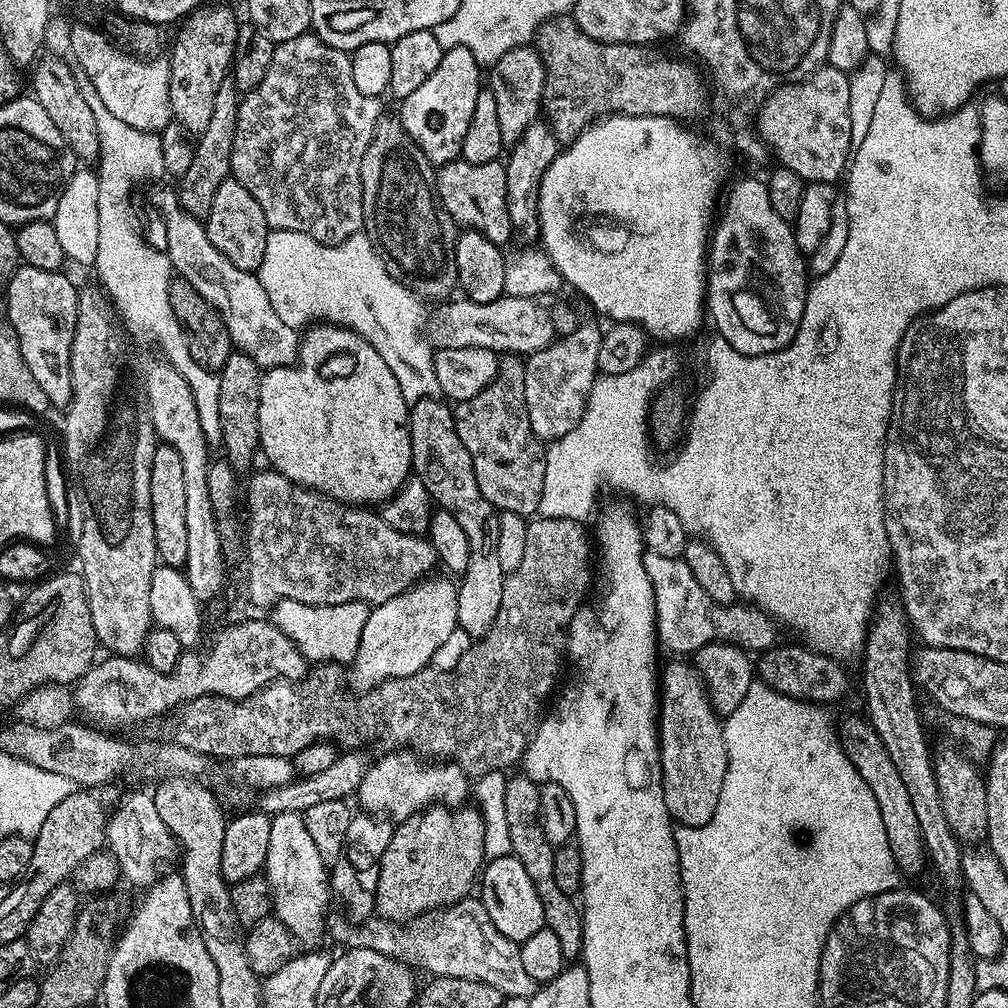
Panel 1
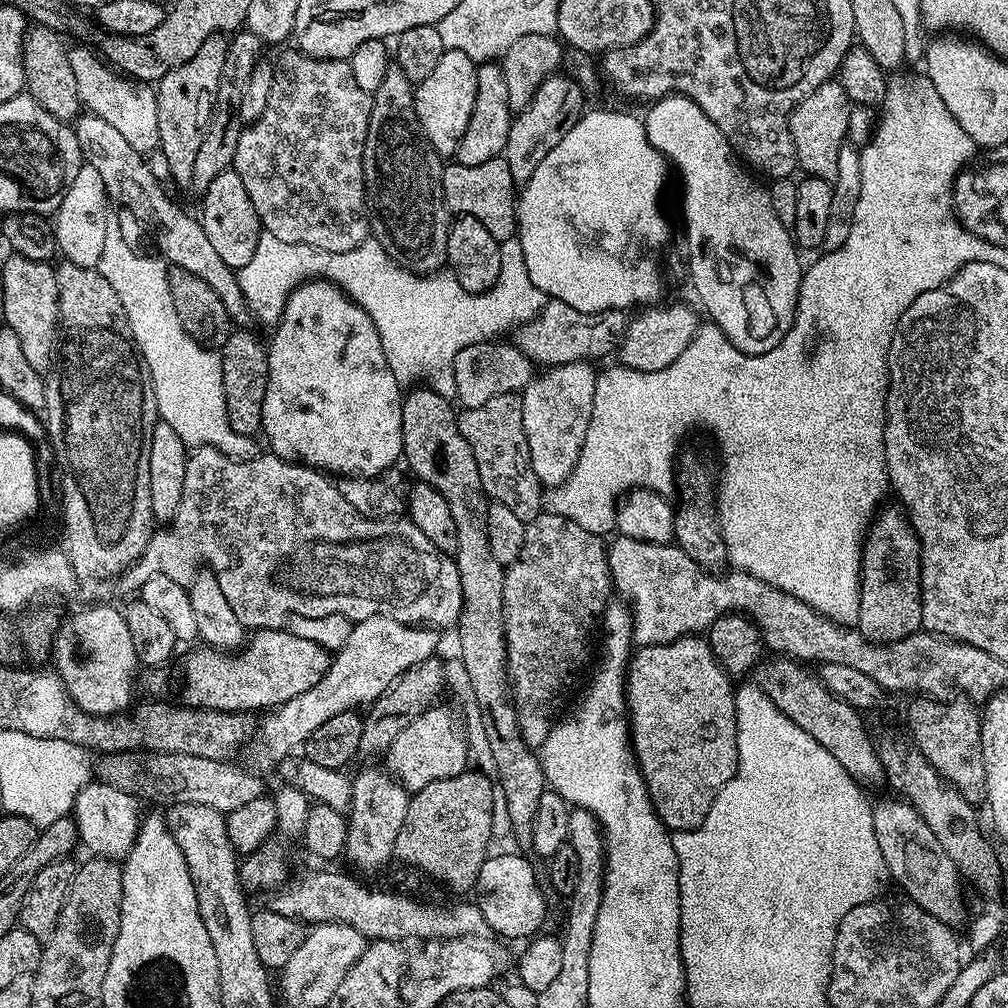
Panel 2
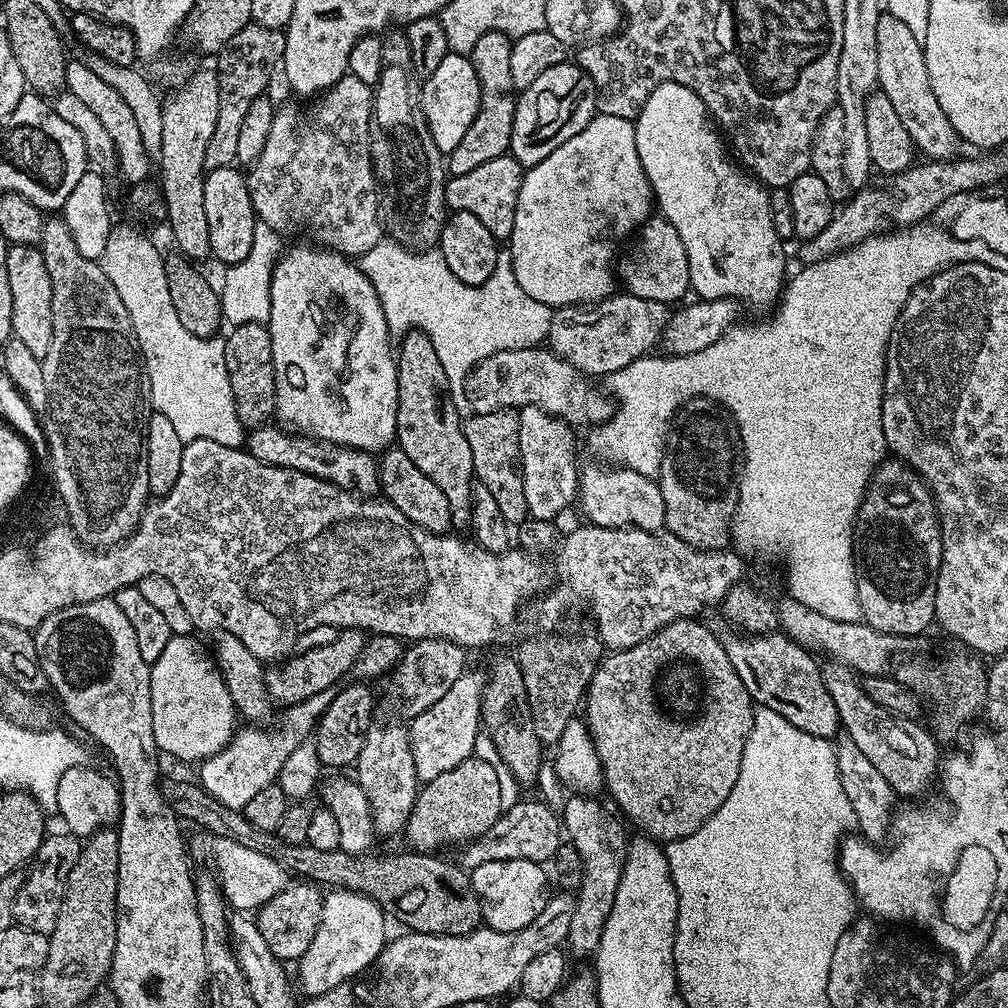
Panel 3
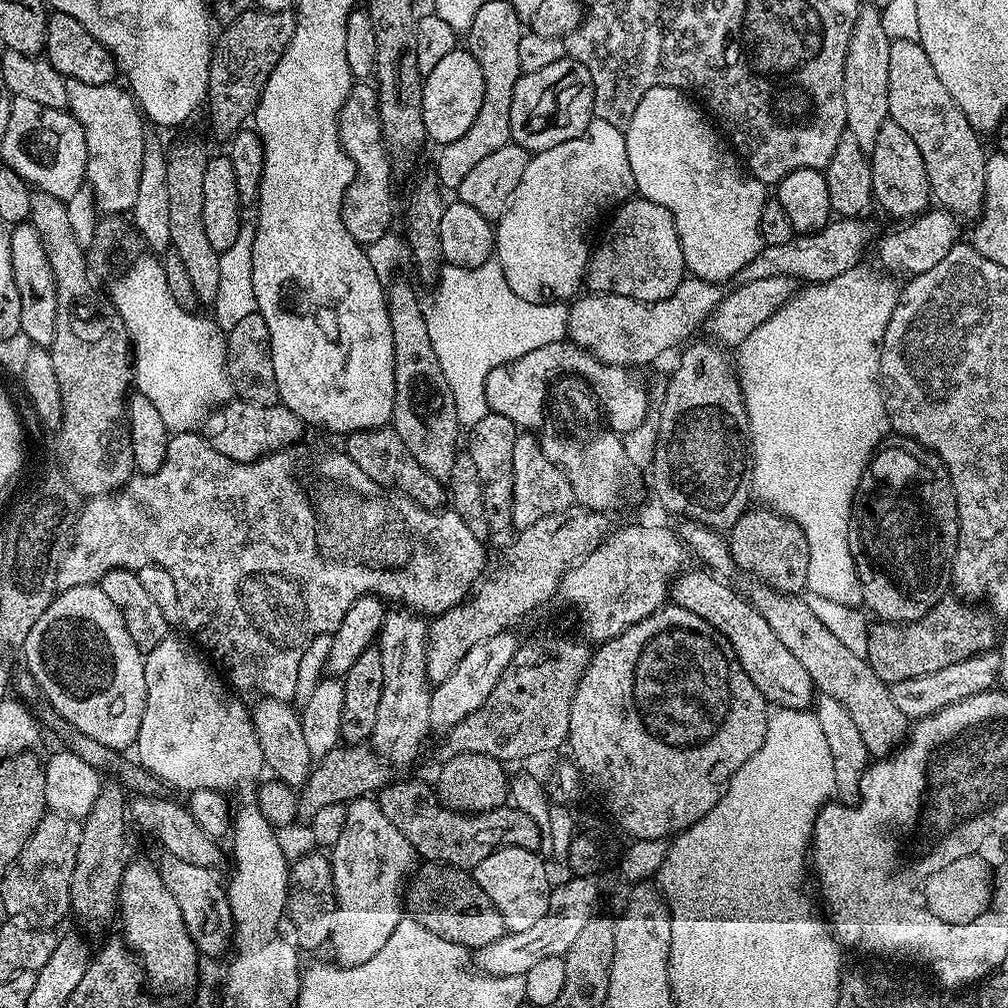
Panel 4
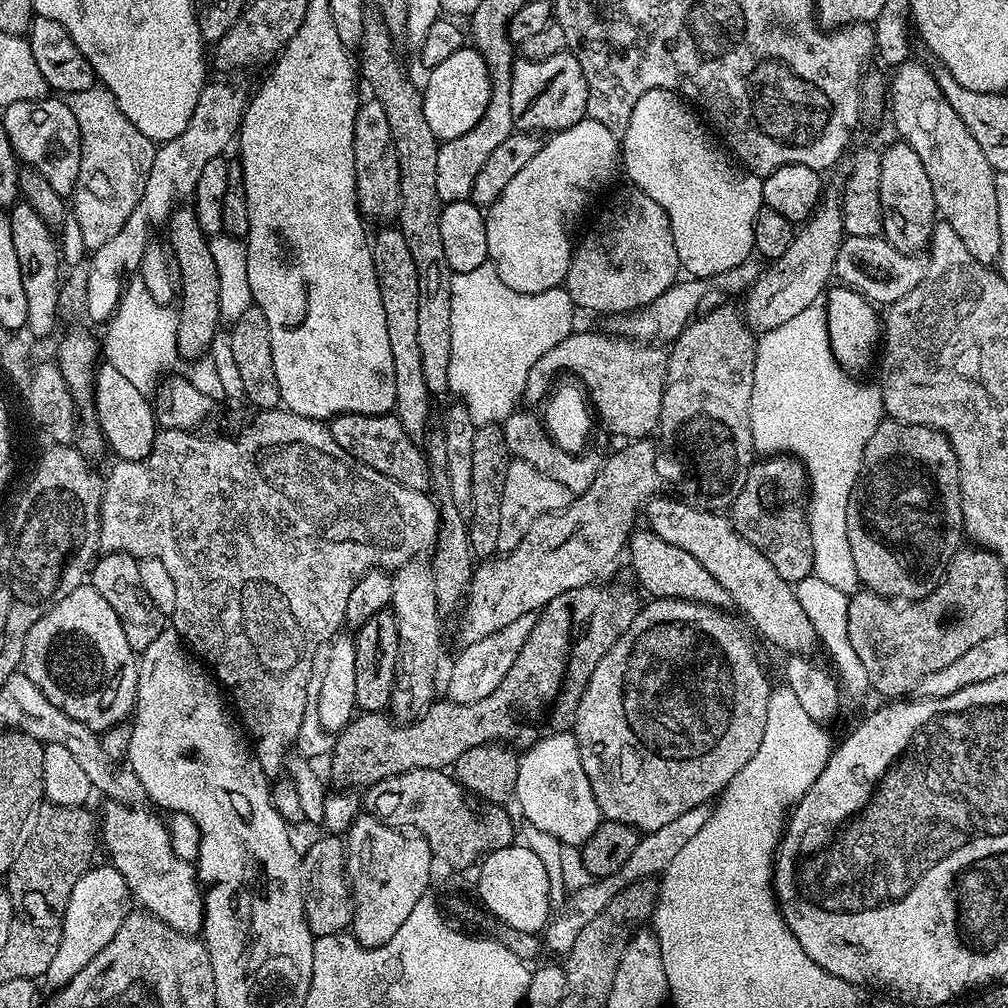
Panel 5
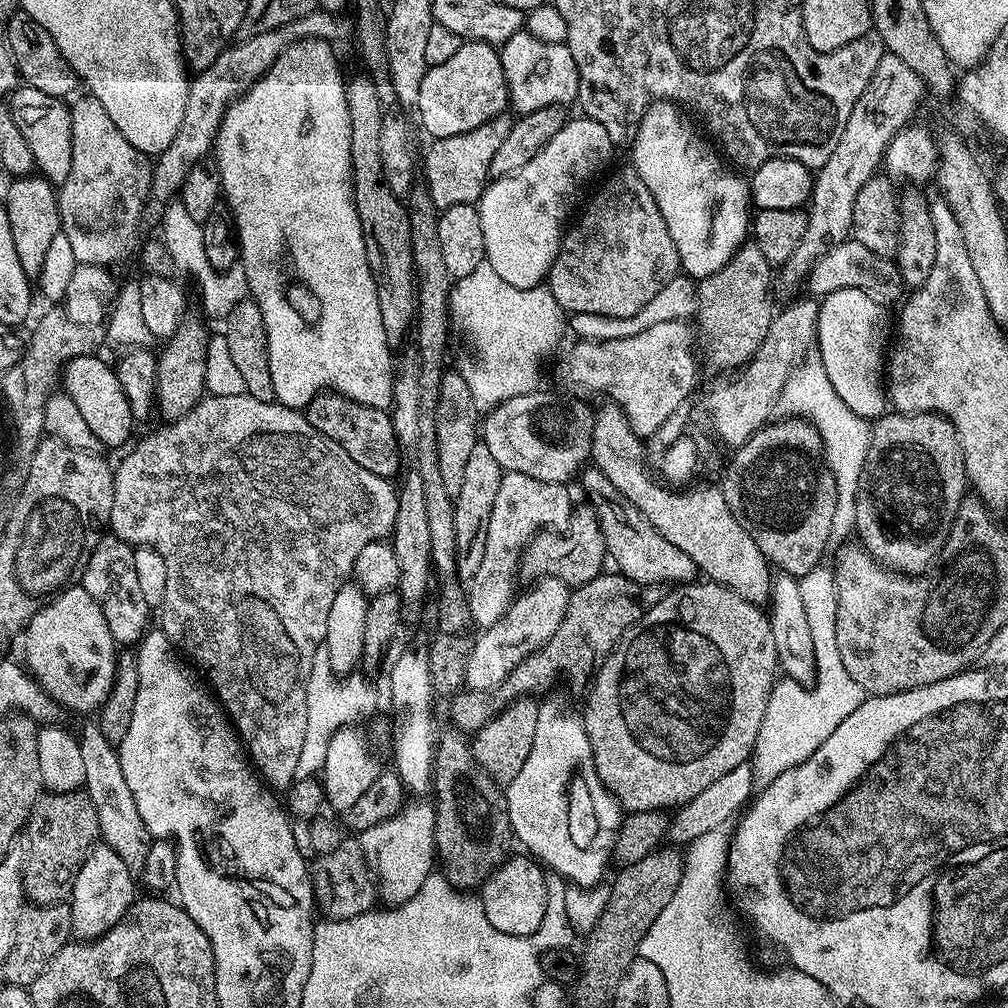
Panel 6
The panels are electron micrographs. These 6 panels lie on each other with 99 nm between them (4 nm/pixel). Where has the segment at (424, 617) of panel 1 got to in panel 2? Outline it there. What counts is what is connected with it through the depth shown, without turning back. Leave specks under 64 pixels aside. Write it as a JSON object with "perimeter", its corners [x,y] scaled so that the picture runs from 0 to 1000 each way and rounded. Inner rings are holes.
{"perimeter":[[[368,611],[352,616],[347,633],[332,644],[329,660],[323,665],[319,677],[263,709],[266,711],[259,716],[255,726],[253,723],[248,734],[251,752],[258,758],[277,759],[279,754],[291,749],[289,746],[293,742],[294,745],[301,743],[308,728],[312,728],[319,716],[327,716],[327,712],[335,708],[369,698],[400,667],[407,665],[407,661],[415,661],[415,657],[434,650],[433,631],[434,628],[424,621],[400,619],[386,611]]]}

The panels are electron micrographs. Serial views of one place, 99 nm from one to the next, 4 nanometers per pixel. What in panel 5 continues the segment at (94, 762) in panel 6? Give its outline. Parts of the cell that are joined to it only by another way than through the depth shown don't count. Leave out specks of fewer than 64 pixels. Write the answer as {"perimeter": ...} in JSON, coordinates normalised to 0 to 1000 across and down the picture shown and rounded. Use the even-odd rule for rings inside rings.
{"perimeter":[[[108,793],[103,802],[103,807],[97,810],[97,825],[101,830],[101,837],[107,843],[106,852],[112,861],[125,871],[125,879],[140,902],[149,906],[162,917],[168,917],[173,923],[177,923],[186,929],[194,929],[202,920],[202,886],[200,878],[194,868],[193,860],[189,856],[179,853],[170,841],[168,822],[154,810],[154,805],[145,806],[144,801],[131,801],[119,798]]]}

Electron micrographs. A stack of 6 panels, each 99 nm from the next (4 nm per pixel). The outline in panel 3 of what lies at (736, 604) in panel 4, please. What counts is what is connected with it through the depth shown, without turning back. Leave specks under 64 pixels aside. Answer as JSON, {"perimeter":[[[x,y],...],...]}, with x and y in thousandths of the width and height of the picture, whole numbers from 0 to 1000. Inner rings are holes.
{"perimeter":[[[721,626],[713,628],[716,641],[724,657],[728,657],[728,665],[732,665],[736,681],[740,681],[753,701],[768,704],[768,708],[776,708],[780,716],[800,728],[808,728],[811,734],[820,735],[821,730],[828,731],[828,726],[834,725],[831,700],[827,700],[827,692],[823,692],[823,685],[819,685],[814,660],[810,660],[811,652],[803,644],[788,638],[783,631],[773,626],[764,627],[761,631]]]}

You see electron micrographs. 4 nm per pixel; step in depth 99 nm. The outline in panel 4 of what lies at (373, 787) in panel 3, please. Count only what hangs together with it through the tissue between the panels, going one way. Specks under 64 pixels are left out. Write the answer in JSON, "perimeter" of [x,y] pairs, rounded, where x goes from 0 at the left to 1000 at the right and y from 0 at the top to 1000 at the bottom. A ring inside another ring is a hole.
{"perimeter":[[[382,606],[377,622],[375,642],[379,649],[379,692],[375,696],[375,713],[371,715],[367,735],[373,749],[386,759],[412,756],[417,737],[427,725],[429,695],[429,683],[423,669],[422,616],[408,606],[396,606]]]}

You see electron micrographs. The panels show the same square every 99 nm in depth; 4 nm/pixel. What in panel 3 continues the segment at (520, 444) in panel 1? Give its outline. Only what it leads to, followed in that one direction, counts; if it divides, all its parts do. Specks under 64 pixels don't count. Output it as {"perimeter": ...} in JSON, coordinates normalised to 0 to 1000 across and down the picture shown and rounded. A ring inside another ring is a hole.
{"perimeter":[[[499,405],[486,411],[471,411],[459,418],[462,438],[466,438],[466,450],[470,454],[470,472],[475,480],[486,486],[498,514],[506,522],[515,522],[525,515],[522,502],[522,486],[516,469],[516,443],[514,442],[515,408]]]}

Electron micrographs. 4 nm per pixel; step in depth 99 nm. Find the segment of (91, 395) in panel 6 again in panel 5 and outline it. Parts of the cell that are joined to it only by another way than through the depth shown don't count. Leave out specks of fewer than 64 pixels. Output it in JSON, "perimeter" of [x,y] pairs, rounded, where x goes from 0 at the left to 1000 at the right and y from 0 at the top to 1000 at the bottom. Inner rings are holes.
{"perimeter":[[[105,359],[95,366],[93,378],[93,414],[94,420],[102,431],[106,443],[116,448],[119,456],[140,456],[149,450],[155,438],[157,422],[153,410],[153,401],[142,389],[117,371],[113,363]]]}

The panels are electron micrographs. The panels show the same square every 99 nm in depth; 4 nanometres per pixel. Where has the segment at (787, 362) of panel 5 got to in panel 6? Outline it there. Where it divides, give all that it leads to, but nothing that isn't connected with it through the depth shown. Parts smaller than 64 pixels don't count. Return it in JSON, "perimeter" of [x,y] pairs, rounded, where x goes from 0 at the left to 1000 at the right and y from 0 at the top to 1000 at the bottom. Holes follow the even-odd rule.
{"perimeter":[[[810,351],[799,353],[796,363],[786,366],[770,397],[769,408],[778,415],[801,417],[812,427],[817,439],[817,456],[827,470],[829,479],[827,528],[830,533],[844,529],[849,522],[849,483],[855,470],[855,462],[859,458],[859,446],[863,442],[865,427],[862,418],[847,411],[847,407],[838,405],[836,399],[829,396],[827,383],[823,383],[823,375],[819,375],[819,367]]]}

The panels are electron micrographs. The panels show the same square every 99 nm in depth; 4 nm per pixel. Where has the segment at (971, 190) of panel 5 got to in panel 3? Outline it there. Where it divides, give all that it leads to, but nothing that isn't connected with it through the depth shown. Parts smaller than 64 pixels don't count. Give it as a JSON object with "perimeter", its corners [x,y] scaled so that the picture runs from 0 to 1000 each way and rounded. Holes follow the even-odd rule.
{"perimeter":[[[874,14],[871,18],[871,84],[887,101],[887,110],[901,127],[906,143],[918,156],[937,161],[949,154],[950,136],[942,117],[931,105],[927,89],[923,89],[923,73],[917,71],[917,46],[908,40],[906,32],[891,18]]]}

